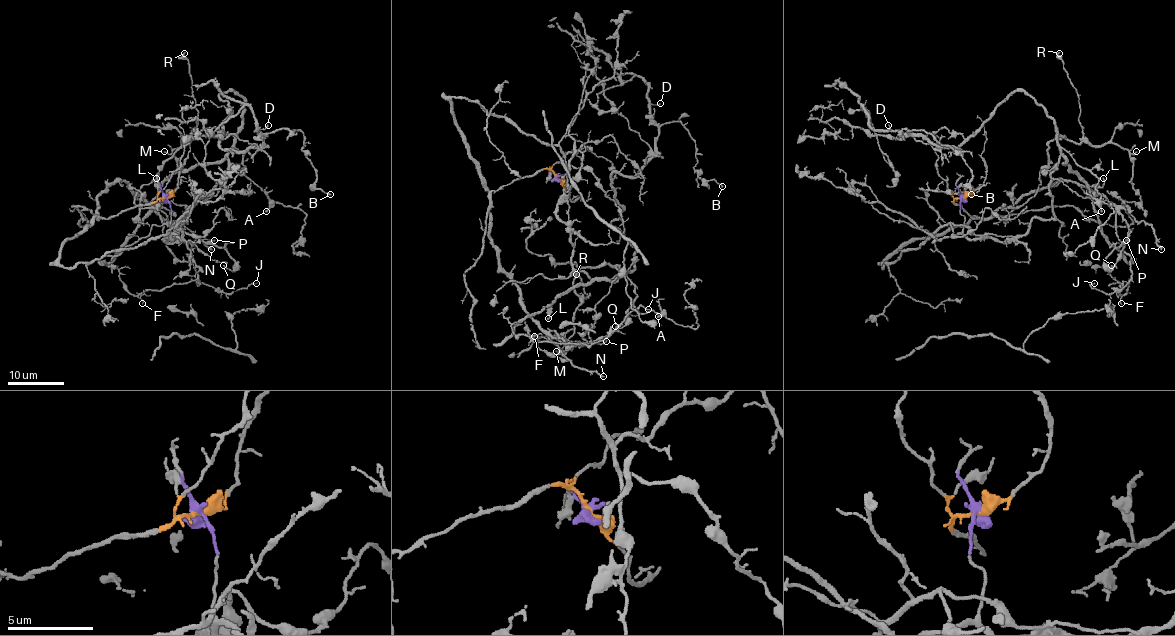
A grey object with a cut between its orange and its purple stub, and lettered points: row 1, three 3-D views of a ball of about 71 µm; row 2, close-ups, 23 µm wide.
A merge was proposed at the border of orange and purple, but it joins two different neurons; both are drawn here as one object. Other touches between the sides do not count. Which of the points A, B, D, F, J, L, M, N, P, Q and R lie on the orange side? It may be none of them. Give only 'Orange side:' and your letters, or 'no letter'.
Orange side: F, J, N, P, Q

